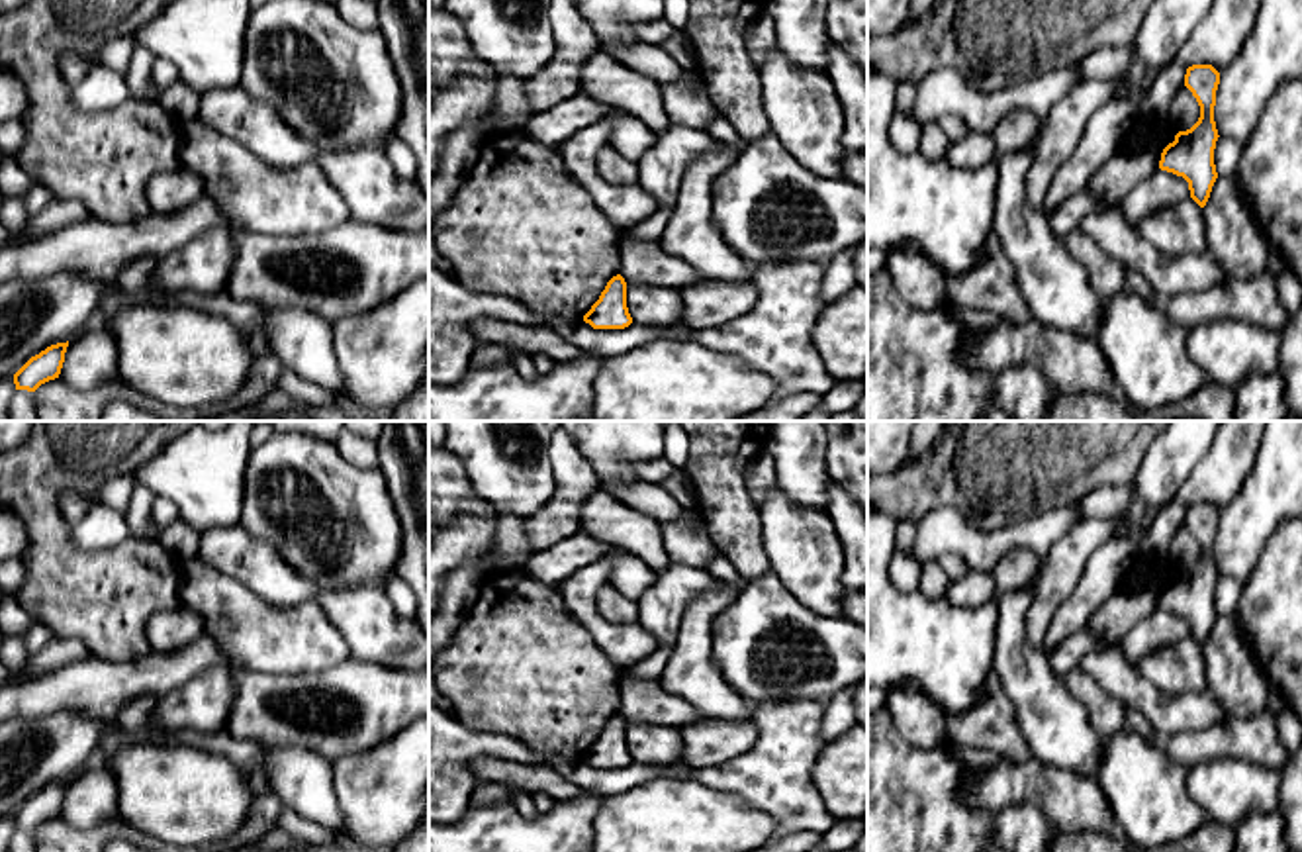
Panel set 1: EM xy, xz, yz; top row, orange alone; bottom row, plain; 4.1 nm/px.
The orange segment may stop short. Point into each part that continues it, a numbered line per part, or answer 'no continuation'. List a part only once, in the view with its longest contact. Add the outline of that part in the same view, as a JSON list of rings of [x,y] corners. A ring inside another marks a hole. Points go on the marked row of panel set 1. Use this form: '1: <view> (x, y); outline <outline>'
no continuation

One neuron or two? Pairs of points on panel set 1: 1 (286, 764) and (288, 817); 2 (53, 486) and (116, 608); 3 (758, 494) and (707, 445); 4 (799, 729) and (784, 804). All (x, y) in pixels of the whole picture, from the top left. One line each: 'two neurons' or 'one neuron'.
1: two neurons
2: one neuron
3: two neurons
4: one neuron

